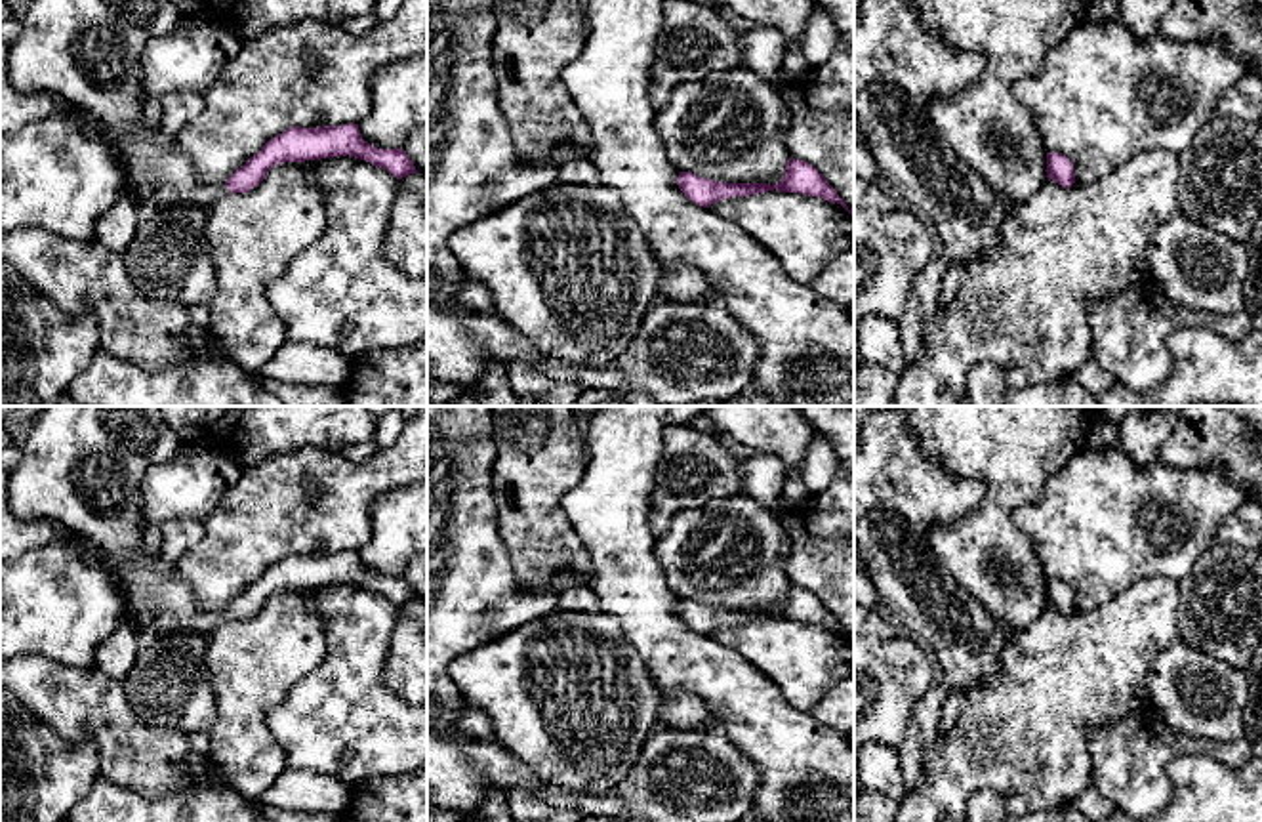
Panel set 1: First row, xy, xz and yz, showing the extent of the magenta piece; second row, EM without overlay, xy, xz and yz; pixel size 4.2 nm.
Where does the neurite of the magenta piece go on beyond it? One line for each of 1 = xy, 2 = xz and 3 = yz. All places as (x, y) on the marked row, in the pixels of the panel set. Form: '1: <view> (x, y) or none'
1: xy (86, 54)
2: none
3: none

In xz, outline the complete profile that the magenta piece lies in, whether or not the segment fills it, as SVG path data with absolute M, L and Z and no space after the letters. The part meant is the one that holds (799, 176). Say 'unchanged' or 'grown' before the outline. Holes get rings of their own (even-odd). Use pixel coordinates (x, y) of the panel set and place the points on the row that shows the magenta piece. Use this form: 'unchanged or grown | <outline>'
unchanged | M789 158L784 177L780 183L723 183L694 175L692 172L679 172L677 177L679 189L684 196L698 206L709 208L713 202L734 198L734 196L749 196L768 191L782 193L799 193L808 196L820 196L827 202L841 204L852 217L854 210L850 210L837 191L825 181L825 177L808 162Z

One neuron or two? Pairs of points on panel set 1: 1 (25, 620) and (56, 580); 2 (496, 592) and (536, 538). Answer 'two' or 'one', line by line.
1: one
2: two

